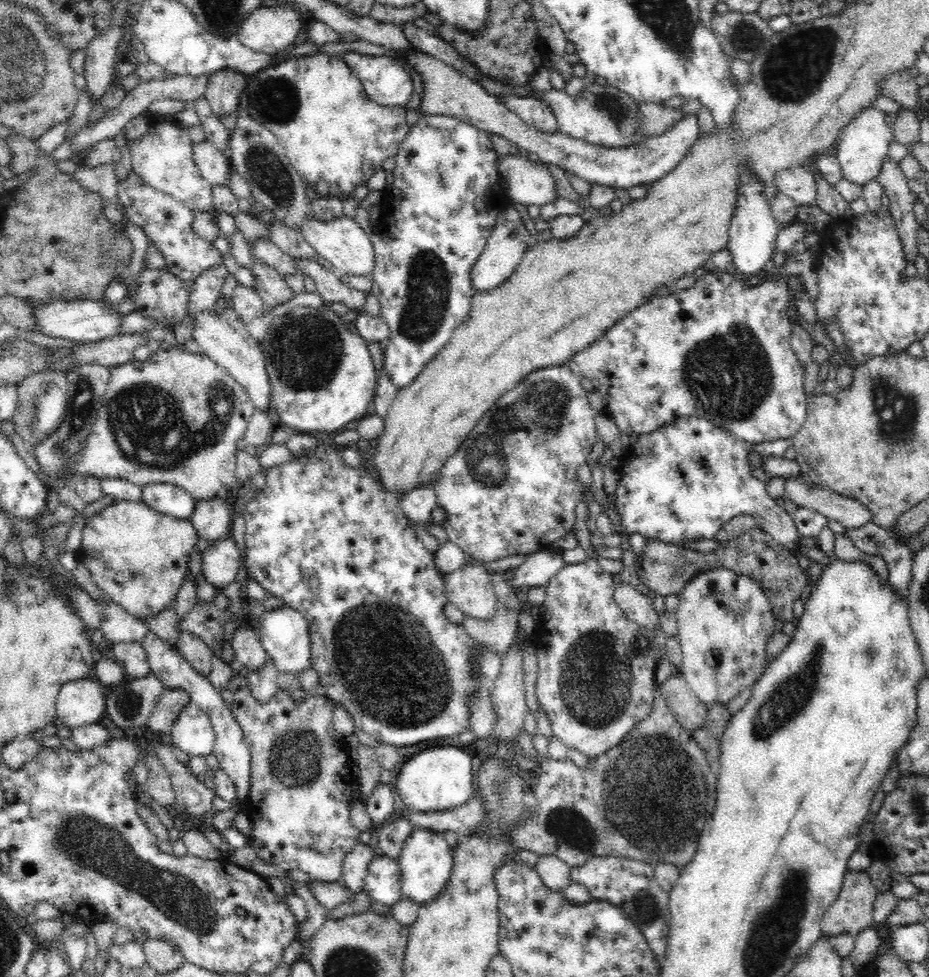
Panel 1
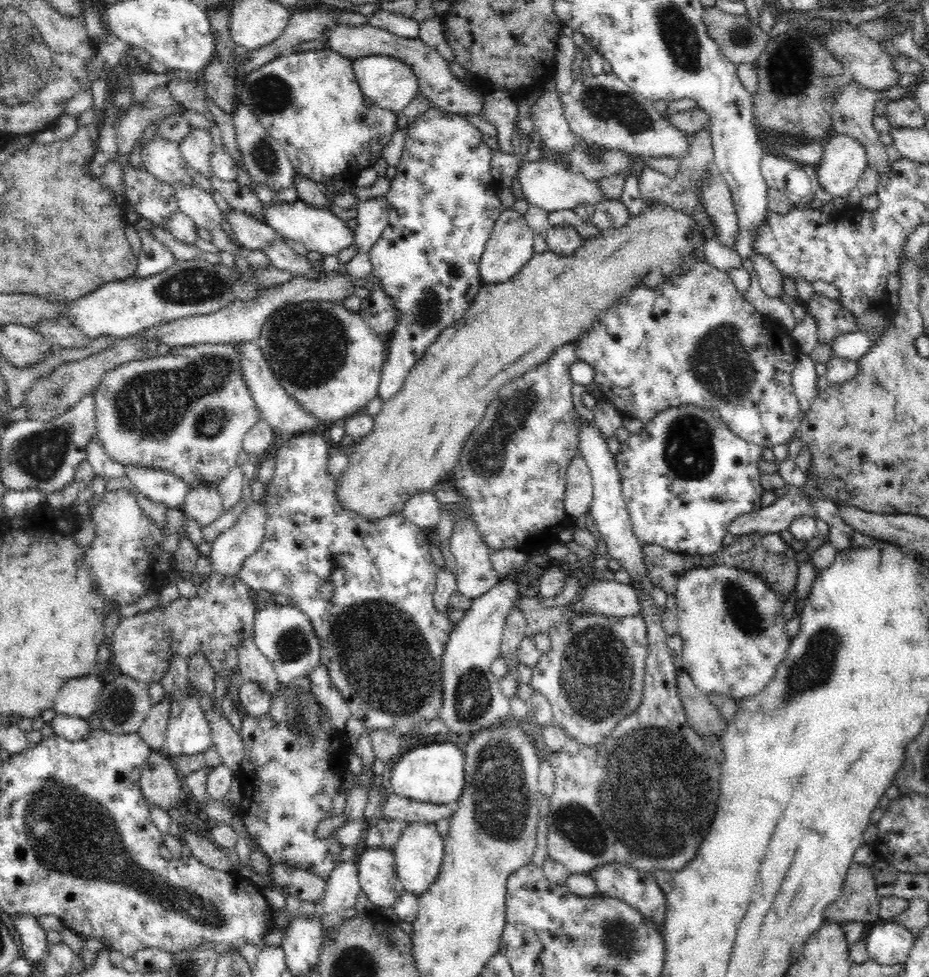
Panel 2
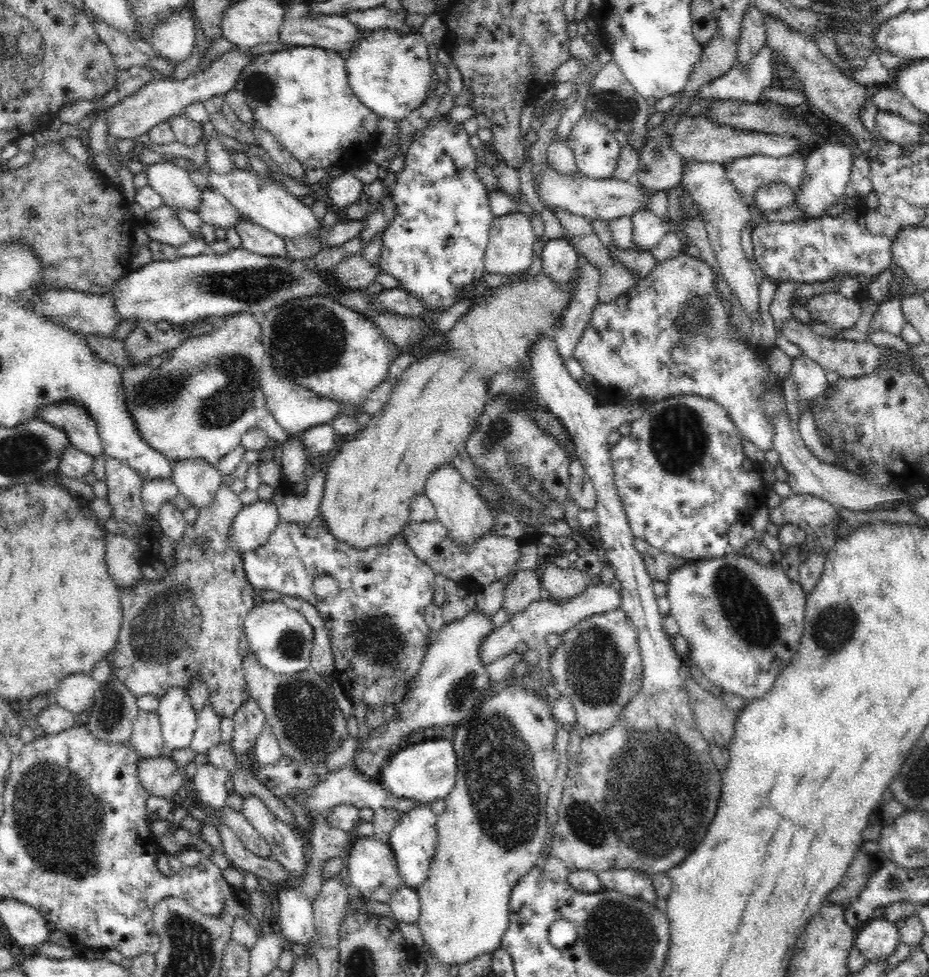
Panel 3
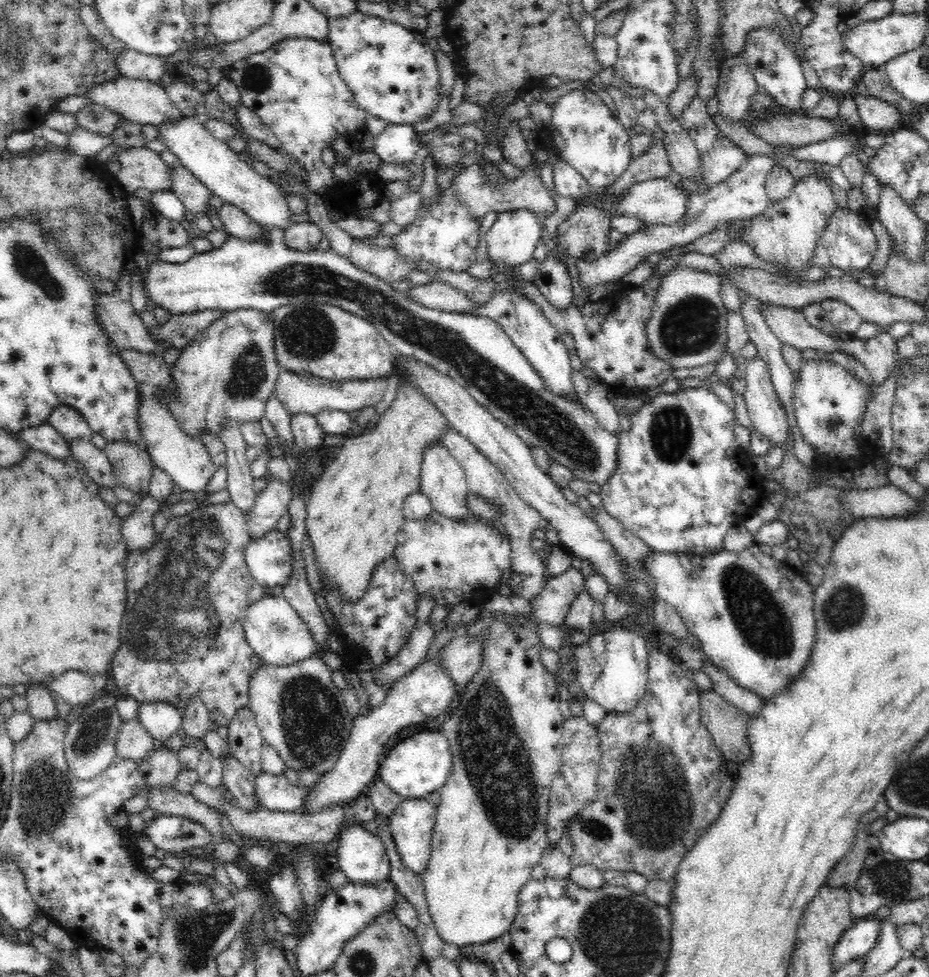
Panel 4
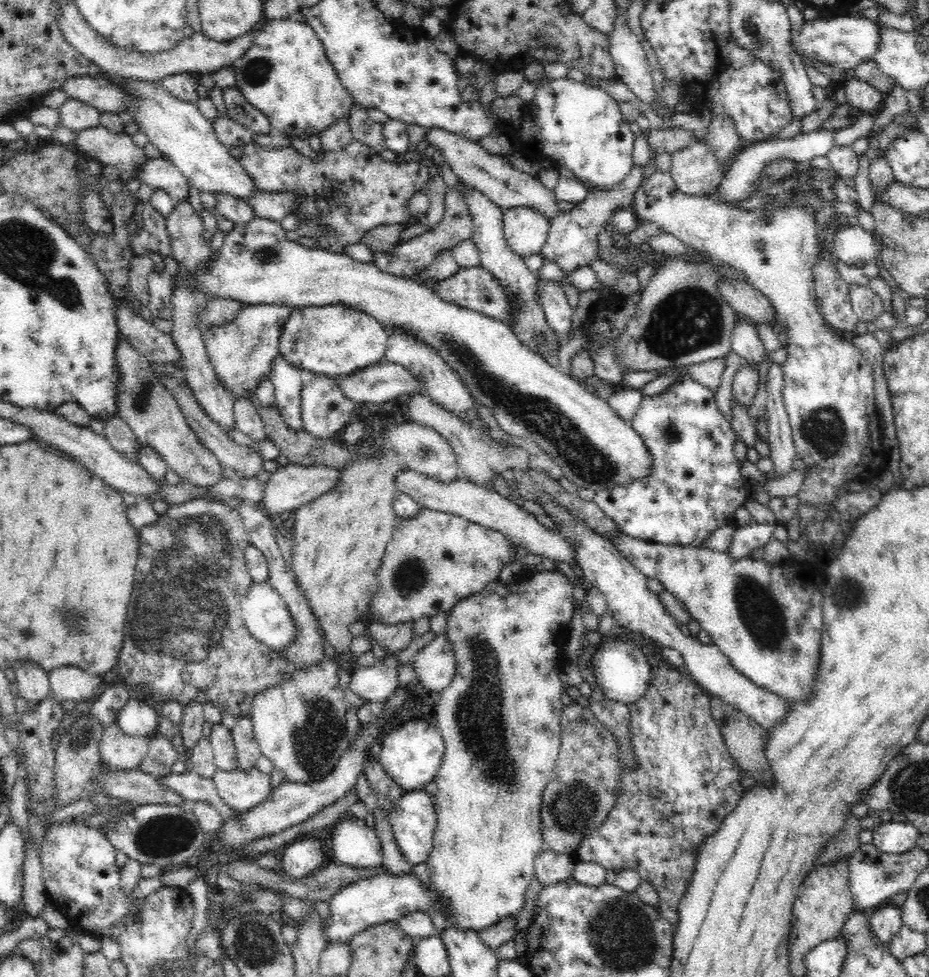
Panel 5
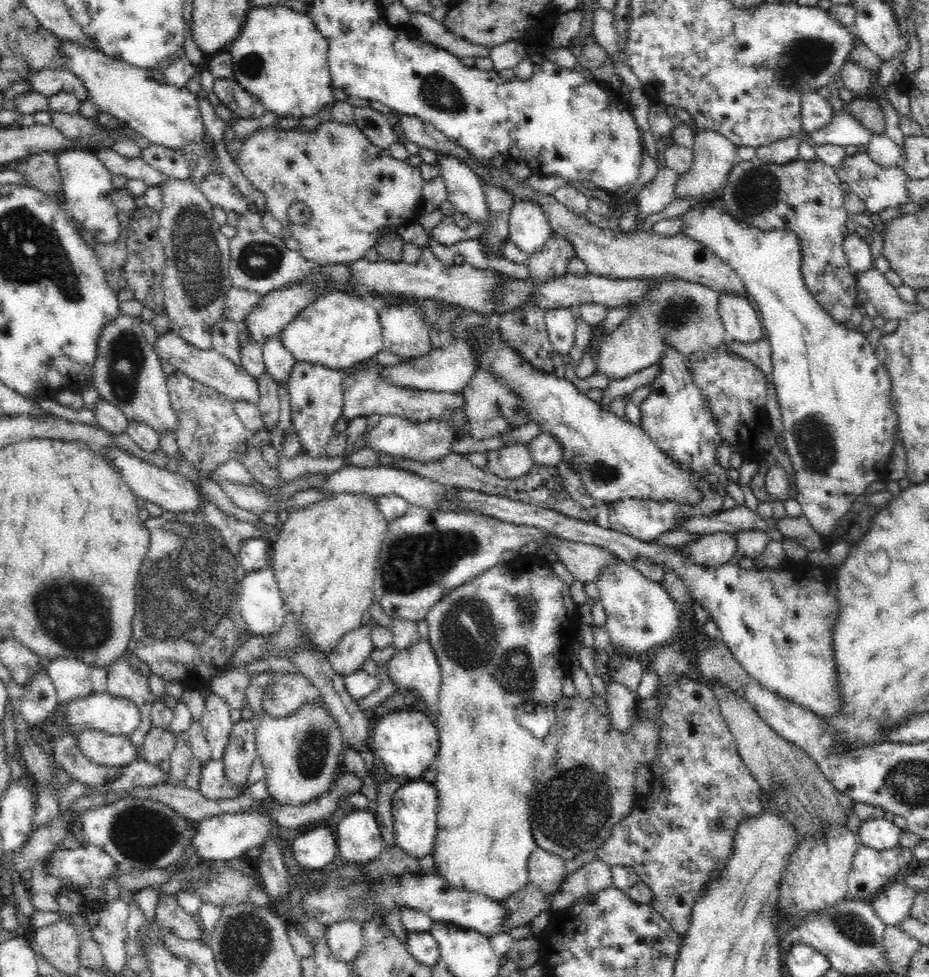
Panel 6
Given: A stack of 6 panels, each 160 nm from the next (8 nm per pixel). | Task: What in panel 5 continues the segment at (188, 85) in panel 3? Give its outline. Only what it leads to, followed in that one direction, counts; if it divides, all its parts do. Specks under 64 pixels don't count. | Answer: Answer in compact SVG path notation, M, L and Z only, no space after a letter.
M68 97L57 111L60 124L70 130L79 131L100 125L101 112L78 99Z

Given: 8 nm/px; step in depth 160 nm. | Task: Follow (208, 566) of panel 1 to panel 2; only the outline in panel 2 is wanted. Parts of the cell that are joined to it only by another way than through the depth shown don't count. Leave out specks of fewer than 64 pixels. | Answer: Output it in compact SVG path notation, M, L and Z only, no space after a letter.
M252 502L243 509L236 523L212 542L208 554L211 568L222 575L238 575L242 563L262 544L264 534L266 509L262 503Z

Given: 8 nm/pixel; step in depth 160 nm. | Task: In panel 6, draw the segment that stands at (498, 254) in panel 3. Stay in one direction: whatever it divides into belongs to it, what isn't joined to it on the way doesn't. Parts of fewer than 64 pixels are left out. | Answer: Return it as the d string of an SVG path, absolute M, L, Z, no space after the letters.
M532 200L514 201L509 219L509 241L522 252L532 255L537 253L552 236L544 210Z

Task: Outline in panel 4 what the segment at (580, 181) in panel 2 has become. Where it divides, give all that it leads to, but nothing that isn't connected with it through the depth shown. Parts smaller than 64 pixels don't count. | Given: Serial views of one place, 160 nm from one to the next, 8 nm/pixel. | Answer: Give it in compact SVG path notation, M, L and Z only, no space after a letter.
M654 178L647 182L638 183L630 188L624 195L622 193L616 197L608 197L608 195L598 195L597 188L591 188L588 195L583 195L578 199L574 199L576 206L578 204L591 204L595 208L607 210L611 212L611 217L616 214L624 214L640 220L644 225L660 225L667 226L678 223L685 218L688 209L688 198L686 192L677 188L674 183L667 178Z

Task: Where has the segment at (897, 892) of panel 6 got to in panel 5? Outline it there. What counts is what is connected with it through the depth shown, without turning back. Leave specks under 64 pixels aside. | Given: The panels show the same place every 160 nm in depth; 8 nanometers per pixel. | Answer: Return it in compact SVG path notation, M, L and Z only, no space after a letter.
M886 902L869 912L869 923L870 931L875 934L875 940L889 948L890 942L904 925L902 922L902 909Z

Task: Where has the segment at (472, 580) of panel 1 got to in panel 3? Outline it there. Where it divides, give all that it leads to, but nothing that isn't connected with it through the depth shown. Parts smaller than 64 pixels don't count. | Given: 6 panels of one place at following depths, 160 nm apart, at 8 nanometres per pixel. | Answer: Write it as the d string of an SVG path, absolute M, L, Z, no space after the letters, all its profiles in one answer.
M450 463L434 470L426 479L425 495L431 500L437 512L437 519L444 523L444 526L454 537L454 541L462 549L471 549L473 544L486 533L490 533L494 526L494 515L490 507L484 502L479 492L464 480L464 477Z

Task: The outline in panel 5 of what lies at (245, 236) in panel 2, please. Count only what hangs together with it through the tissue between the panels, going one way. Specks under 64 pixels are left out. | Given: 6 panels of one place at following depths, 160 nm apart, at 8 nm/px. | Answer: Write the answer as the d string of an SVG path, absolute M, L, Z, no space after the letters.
M146 158L142 164L137 168L137 176L140 182L148 184L154 190L164 190L170 196L175 206L180 204L182 200L189 200L190 184L188 184L188 180L168 158Z

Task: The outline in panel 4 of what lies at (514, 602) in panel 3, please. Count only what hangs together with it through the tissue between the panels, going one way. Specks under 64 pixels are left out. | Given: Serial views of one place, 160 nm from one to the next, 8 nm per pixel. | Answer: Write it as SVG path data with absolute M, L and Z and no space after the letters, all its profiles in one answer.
M448 427L442 433L441 443L452 453L452 457L464 470L468 488L477 495L484 497L486 501L494 503L500 509L500 520L505 526L511 544L510 567L512 574L508 583L511 587L512 596L522 596L528 601L532 600L543 589L547 573L546 560L538 556L537 550L530 546L530 540L533 538L532 532L534 530L546 527L548 524L547 520L535 508L532 508L525 500L519 497L512 483L504 476L504 473L490 462L485 454L482 454L478 447L474 446L474 443L462 433Z

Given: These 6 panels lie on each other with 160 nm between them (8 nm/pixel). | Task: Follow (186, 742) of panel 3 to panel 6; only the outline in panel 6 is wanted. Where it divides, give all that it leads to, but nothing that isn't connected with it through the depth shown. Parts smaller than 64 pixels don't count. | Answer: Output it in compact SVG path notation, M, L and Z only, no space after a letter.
M106 692L93 693L62 705L60 708L64 708L66 722L77 730L129 737L140 726L140 710L134 702Z

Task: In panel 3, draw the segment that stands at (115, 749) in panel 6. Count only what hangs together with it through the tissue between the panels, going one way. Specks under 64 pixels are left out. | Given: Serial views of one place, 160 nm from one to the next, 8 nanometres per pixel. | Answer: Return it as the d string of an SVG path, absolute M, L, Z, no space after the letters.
M156 711L138 712L129 742L141 759L154 758L166 753L160 718Z

